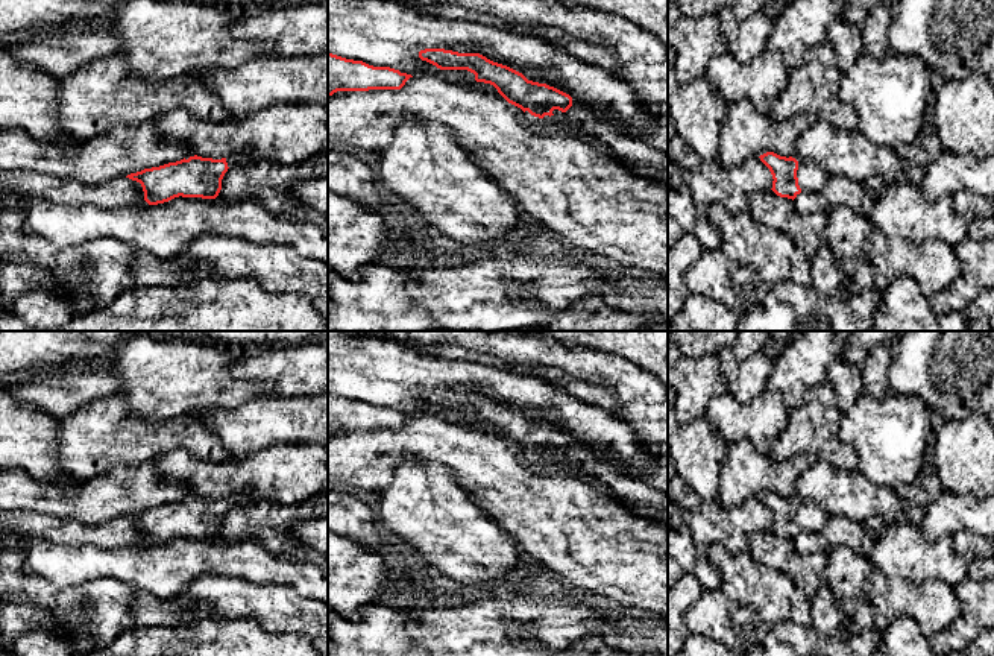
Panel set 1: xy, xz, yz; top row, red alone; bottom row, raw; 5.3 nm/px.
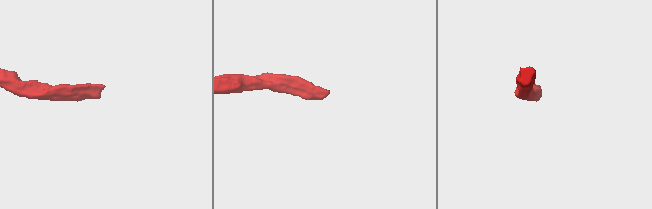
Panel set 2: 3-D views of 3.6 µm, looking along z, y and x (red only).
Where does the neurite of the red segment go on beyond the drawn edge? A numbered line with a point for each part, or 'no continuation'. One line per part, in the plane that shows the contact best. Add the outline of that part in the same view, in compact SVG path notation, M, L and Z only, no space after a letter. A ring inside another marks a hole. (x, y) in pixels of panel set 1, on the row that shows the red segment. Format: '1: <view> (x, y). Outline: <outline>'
1: yz (811, 178). Outline: M794 155L792 158L798 161L797 178L801 191L804 193L819 191L826 185L829 175L823 169L815 166L812 161L806 161L798 155Z

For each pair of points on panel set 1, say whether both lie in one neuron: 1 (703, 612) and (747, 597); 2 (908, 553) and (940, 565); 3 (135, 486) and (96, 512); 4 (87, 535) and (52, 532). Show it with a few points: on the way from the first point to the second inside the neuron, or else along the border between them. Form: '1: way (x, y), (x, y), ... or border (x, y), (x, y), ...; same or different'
1: way (714, 612), (723, 612), (736, 599); same
2: way (915, 559), (932, 561); same
3: way (126, 489), (114, 494), (105, 503); same
4: way (78, 533), (61, 532); same

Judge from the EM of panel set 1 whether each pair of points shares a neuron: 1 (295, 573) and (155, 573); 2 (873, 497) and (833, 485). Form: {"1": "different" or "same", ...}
{"1": "same", "2": "same"}

